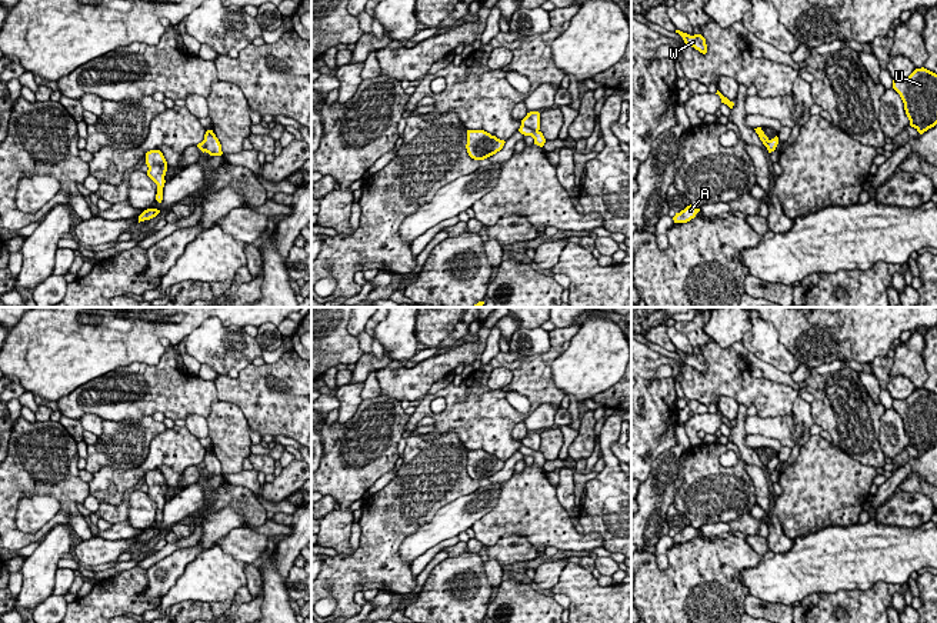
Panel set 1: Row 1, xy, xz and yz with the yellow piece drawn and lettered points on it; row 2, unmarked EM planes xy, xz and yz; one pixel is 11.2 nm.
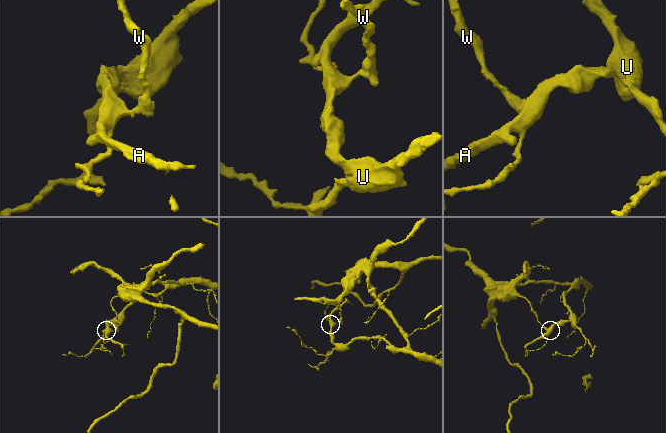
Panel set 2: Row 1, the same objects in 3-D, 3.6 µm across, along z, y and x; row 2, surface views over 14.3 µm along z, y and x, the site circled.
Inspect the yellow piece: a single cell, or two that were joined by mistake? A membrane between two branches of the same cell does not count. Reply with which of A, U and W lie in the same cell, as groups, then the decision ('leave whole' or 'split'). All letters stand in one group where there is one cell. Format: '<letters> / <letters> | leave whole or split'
A U / W | split

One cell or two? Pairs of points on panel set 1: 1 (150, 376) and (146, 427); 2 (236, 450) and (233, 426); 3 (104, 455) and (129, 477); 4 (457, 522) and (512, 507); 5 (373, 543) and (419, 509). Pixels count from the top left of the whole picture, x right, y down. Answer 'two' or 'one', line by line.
1: two
2: one
3: two
4: two
5: one

